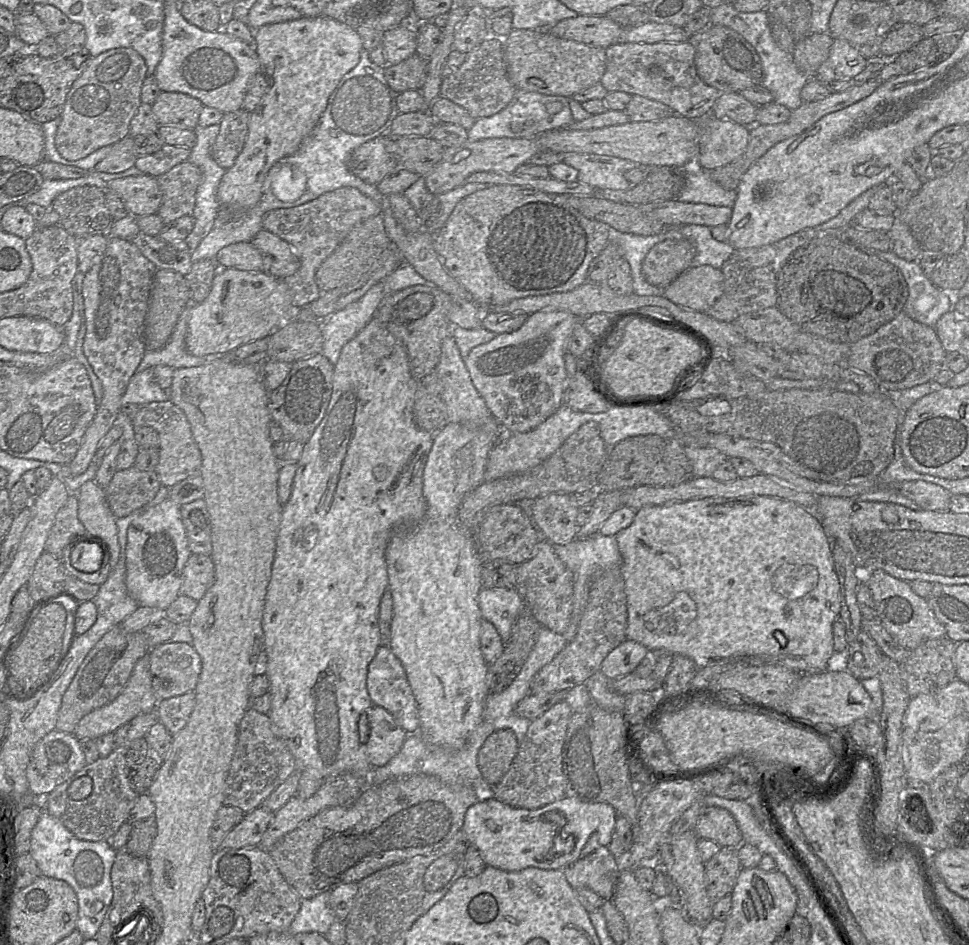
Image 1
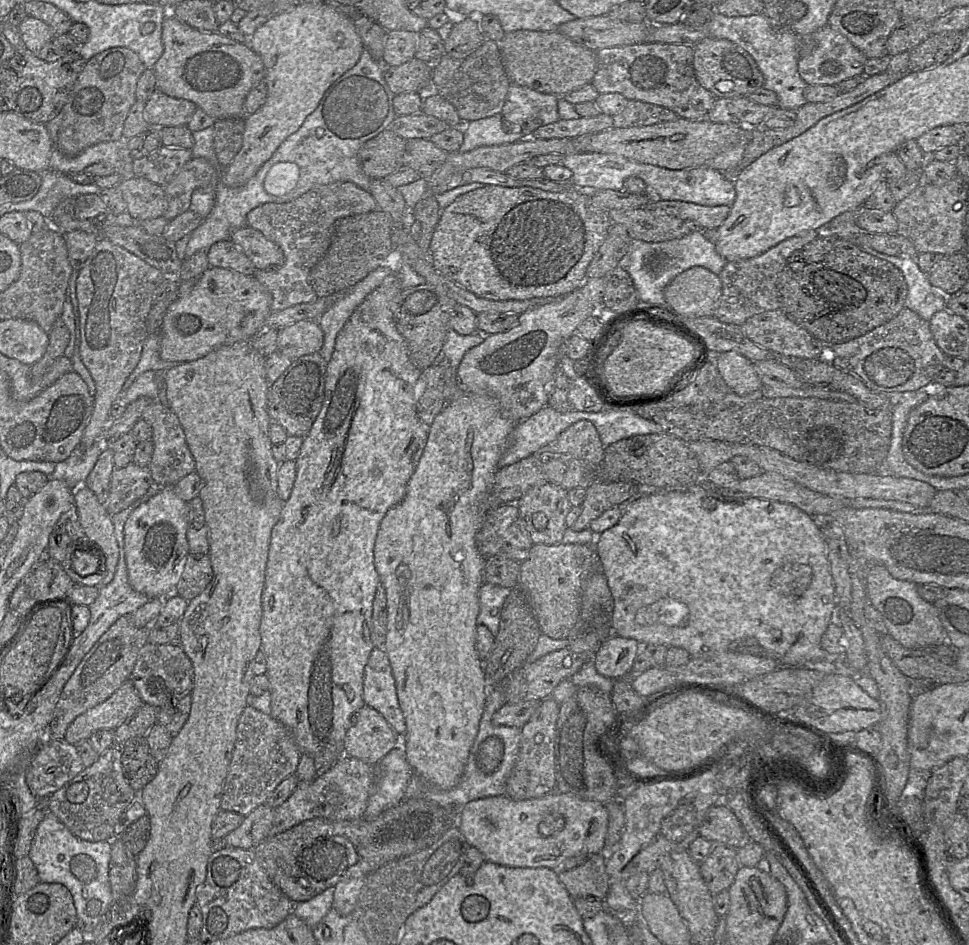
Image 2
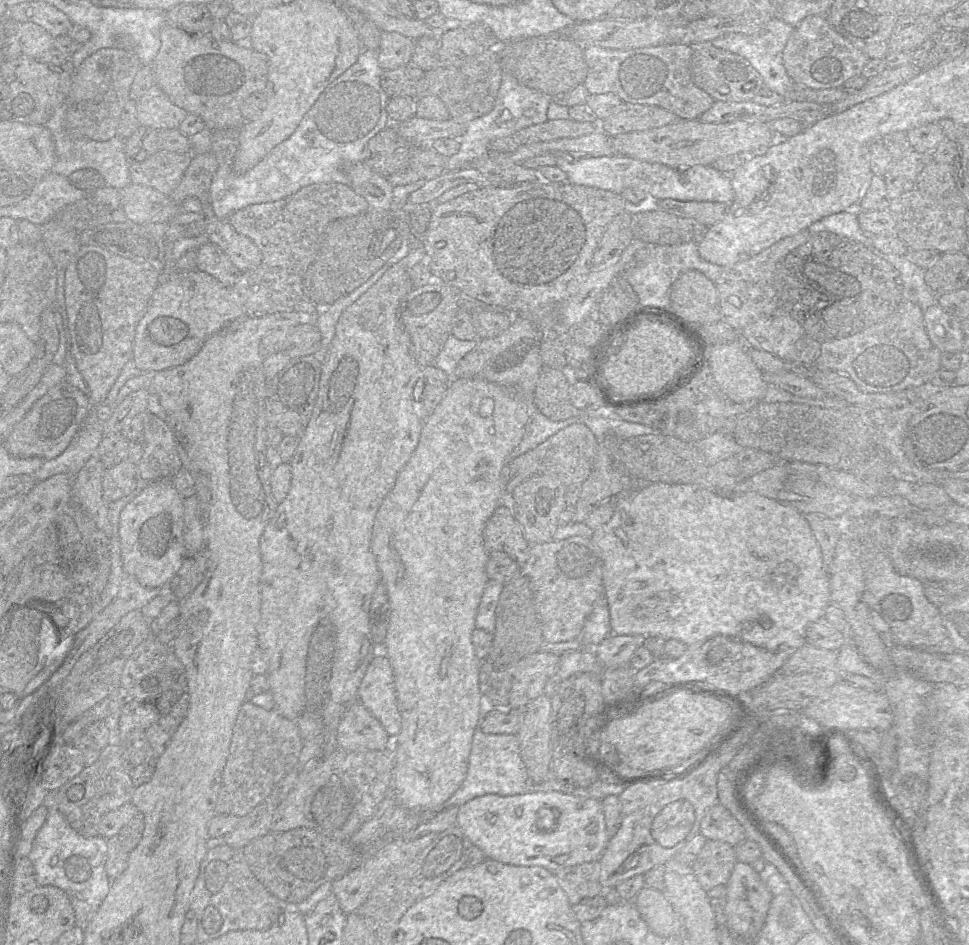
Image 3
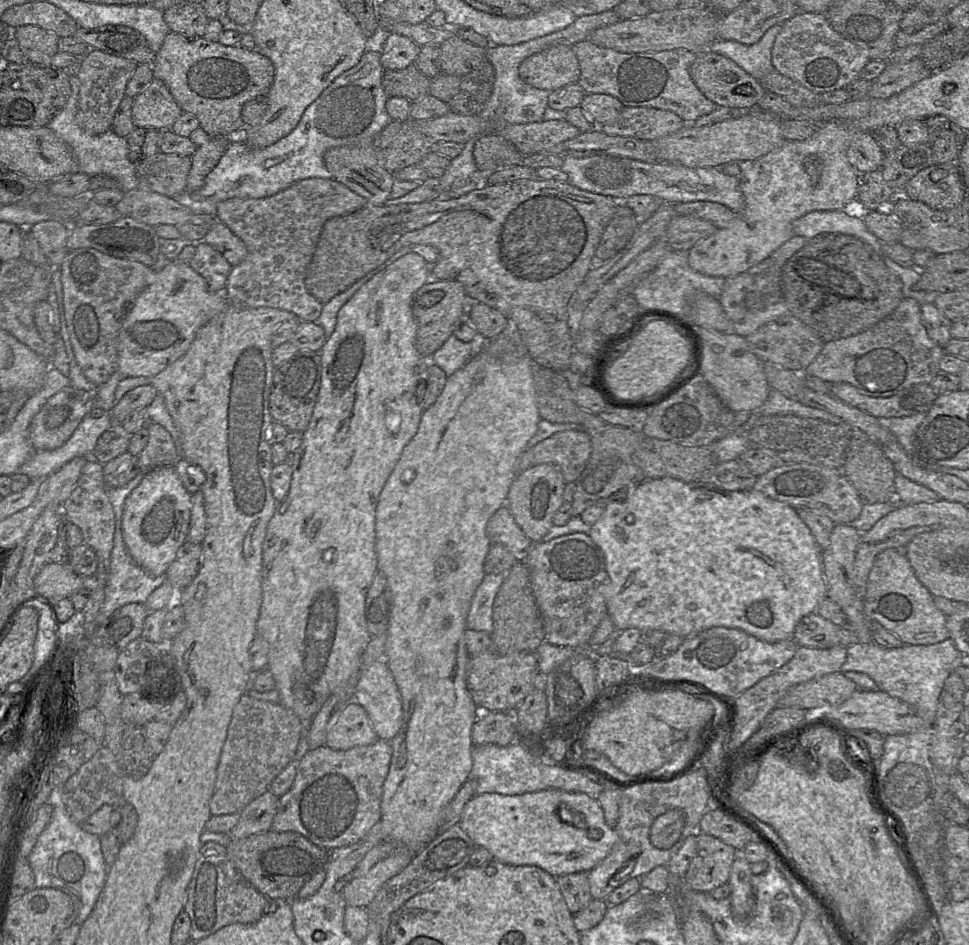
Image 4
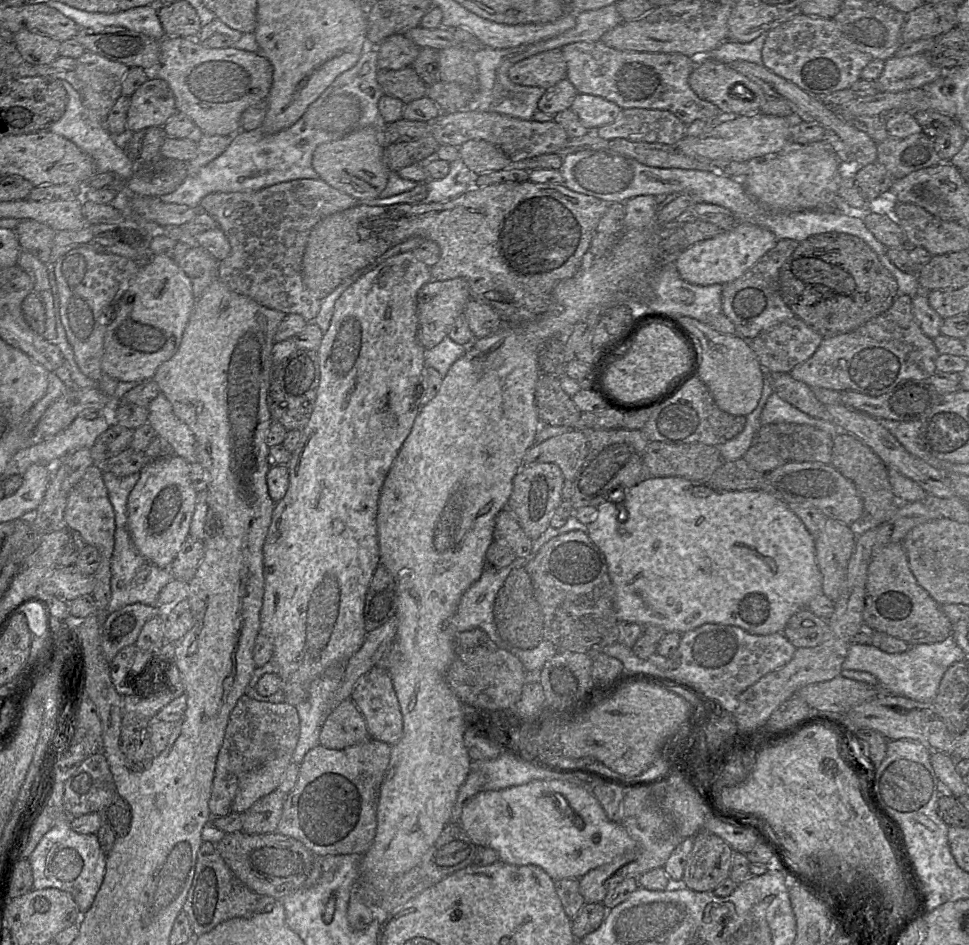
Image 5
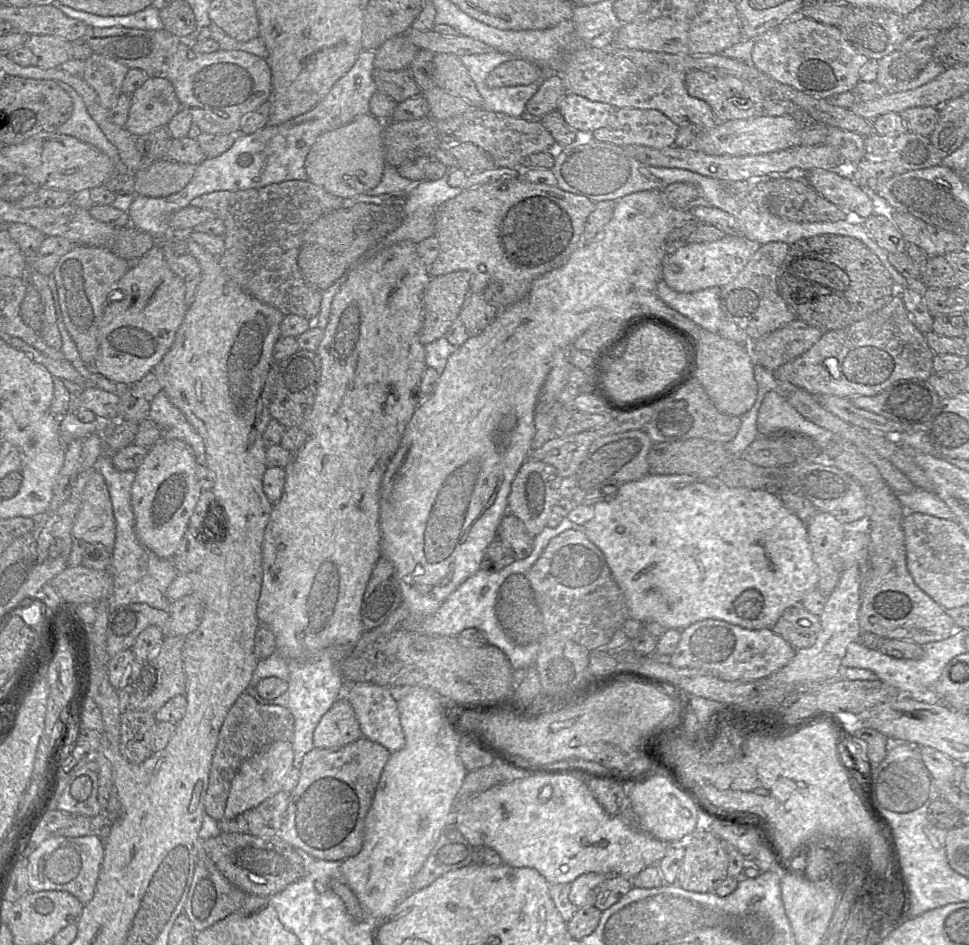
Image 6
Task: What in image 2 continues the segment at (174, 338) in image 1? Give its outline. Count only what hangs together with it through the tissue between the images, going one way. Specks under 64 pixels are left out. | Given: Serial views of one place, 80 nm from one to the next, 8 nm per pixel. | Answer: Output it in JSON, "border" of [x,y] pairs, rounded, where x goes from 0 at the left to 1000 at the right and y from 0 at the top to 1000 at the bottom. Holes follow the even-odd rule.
{"border":[[[154,353],[149,363],[146,379],[141,387],[138,389],[138,392],[135,394],[135,396],[132,398],[129,405],[127,406],[126,414],[130,415],[130,413],[135,408],[139,401],[141,401],[142,398],[151,393],[171,393],[187,384],[190,383],[178,383],[168,381],[165,378],[164,353]]]}

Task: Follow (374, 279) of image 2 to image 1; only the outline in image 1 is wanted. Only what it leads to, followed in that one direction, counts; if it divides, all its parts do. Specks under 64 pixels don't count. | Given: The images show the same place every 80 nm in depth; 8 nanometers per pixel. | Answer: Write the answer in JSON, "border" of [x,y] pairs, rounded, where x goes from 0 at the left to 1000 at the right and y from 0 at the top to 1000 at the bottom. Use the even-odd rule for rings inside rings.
{"border":[[[396,298],[384,303],[376,313],[355,327],[330,338],[333,353],[332,376],[345,387],[354,366],[364,359],[386,335],[396,315]]]}

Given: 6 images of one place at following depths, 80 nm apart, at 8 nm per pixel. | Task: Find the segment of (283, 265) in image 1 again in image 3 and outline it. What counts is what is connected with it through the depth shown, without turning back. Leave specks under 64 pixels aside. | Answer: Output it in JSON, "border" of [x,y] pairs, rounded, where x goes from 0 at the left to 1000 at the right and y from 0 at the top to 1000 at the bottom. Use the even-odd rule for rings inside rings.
{"border":[[[220,229],[214,233],[211,247],[215,256],[227,261],[249,288],[268,280],[270,269],[267,262],[258,252],[246,247],[234,233]]]}

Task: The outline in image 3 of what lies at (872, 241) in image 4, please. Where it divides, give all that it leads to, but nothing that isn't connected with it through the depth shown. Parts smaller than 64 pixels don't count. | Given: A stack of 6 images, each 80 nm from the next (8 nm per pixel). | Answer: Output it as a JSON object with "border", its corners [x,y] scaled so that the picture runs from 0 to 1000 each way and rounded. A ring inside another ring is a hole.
{"border":[[[869,223],[852,229],[839,235],[834,244],[837,248],[844,246],[859,246],[867,250],[885,255],[894,261],[900,263],[900,248],[894,247],[888,239],[884,228]]]}

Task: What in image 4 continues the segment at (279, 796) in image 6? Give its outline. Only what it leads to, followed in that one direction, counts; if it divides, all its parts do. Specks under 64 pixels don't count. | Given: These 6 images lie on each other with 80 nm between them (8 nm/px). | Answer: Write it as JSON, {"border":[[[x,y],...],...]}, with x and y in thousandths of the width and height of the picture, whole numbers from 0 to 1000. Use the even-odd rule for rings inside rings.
{"border":[[[278,836],[261,847],[248,860],[245,873],[236,880],[237,889],[253,887],[280,877],[288,843]]]}

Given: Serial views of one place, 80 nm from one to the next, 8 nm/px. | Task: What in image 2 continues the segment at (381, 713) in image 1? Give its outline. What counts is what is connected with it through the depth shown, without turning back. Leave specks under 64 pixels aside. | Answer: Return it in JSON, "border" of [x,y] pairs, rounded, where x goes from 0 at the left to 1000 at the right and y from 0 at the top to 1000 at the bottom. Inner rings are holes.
{"border":[[[375,746],[364,758],[354,785],[356,799],[388,810],[410,786],[410,776],[385,749]]]}

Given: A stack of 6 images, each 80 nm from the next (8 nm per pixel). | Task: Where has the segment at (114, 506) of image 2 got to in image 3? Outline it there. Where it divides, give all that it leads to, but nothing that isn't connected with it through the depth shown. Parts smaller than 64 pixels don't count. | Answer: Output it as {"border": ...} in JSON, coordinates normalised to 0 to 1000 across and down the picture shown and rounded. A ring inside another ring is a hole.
{"border":[[[130,486],[109,495],[105,505],[105,526],[109,533],[133,524],[144,507],[142,492]]]}

